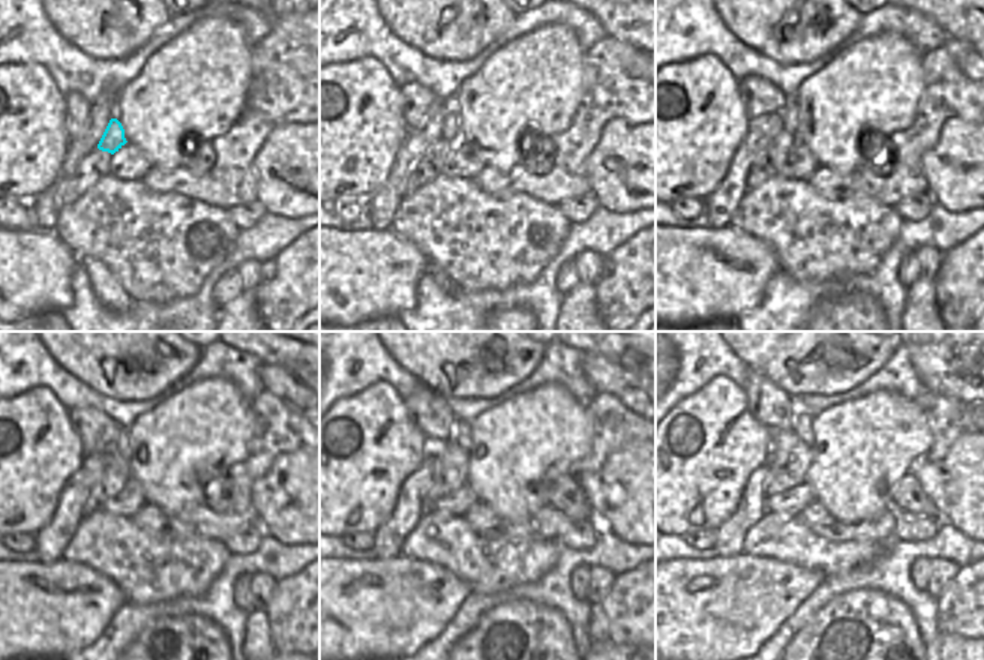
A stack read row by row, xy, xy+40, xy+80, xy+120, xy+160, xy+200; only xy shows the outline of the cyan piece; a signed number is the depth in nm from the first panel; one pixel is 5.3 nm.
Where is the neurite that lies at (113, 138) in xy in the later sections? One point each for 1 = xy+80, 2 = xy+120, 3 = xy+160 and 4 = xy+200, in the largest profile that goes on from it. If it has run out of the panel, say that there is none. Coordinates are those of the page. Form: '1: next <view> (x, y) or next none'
1: next xy+80 (788, 116)
2: next xy+120 (123, 446)
3: next xy+160 (461, 428)
4: next xy+200 (801, 426)

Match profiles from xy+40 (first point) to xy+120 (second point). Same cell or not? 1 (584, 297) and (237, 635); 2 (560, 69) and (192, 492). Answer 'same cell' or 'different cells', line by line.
1: different cells
2: same cell

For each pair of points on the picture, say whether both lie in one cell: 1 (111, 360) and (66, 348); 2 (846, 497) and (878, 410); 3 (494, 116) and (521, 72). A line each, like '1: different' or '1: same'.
1: same
2: same
3: same

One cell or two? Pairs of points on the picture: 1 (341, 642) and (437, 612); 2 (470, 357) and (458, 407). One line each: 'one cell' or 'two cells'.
1: one cell
2: two cells

